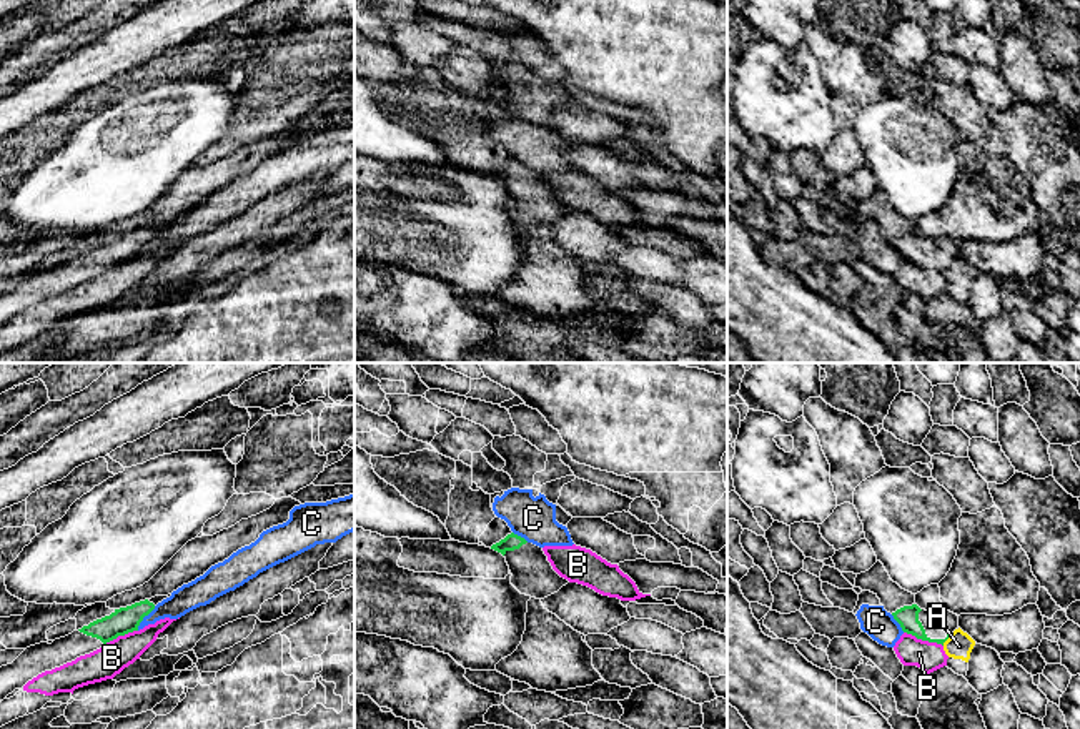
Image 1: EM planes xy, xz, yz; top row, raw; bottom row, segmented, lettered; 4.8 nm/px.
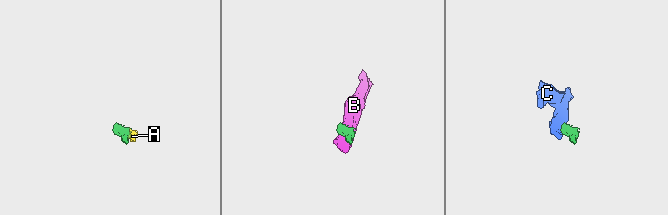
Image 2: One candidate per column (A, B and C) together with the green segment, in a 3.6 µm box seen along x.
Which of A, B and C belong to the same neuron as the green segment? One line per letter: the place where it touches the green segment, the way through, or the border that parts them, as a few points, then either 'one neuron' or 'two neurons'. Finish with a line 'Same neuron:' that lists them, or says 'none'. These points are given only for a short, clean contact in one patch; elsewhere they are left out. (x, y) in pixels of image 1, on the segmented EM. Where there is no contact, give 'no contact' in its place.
A: yz (947, 638) | along yz (952, 633), (942, 644) | two neurons
B: yz (924, 639) | two neurons
C: xy (143, 616) | along xy (155, 606), (137, 629) | two neurons
Same neuron: none

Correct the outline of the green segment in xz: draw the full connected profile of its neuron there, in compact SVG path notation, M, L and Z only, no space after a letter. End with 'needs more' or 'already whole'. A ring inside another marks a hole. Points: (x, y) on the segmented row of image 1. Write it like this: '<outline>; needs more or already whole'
M511 533L491 549L501 553L511 571L511 584L526 596L544 599L569 581L561 578L547 561L542 548Z; needs more

